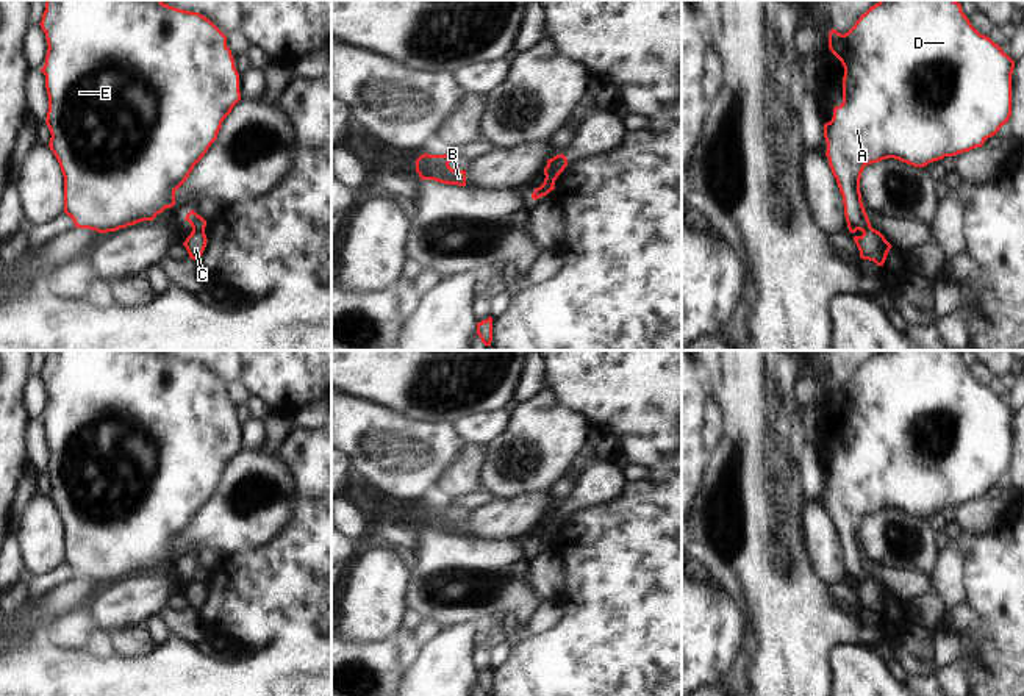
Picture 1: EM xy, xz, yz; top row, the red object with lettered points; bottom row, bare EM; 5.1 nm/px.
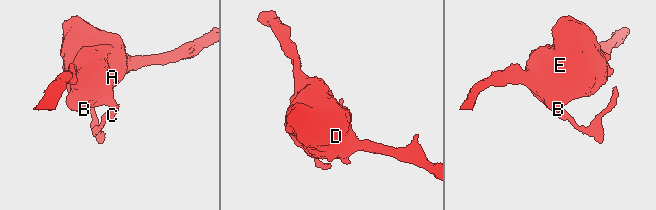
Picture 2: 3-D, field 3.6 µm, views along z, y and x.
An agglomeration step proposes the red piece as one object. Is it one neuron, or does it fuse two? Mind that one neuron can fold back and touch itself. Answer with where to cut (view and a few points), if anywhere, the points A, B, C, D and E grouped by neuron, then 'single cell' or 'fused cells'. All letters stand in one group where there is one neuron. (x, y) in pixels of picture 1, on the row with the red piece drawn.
cut in xy along (193, 229), (204, 232); A B D E / C; fused cells

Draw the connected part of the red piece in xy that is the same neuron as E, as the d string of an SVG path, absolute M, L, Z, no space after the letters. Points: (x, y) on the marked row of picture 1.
M47 0L41 28L47 39L45 75L48 111L45 124L50 130L50 150L56 156L64 177L64 213L73 221L73 227L89 228L98 233L116 231L142 221L153 221L166 208L175 205L175 191L186 181L194 166L203 158L224 119L241 100L239 74L235 67L227 36L205 16L178 9L161 0Z

